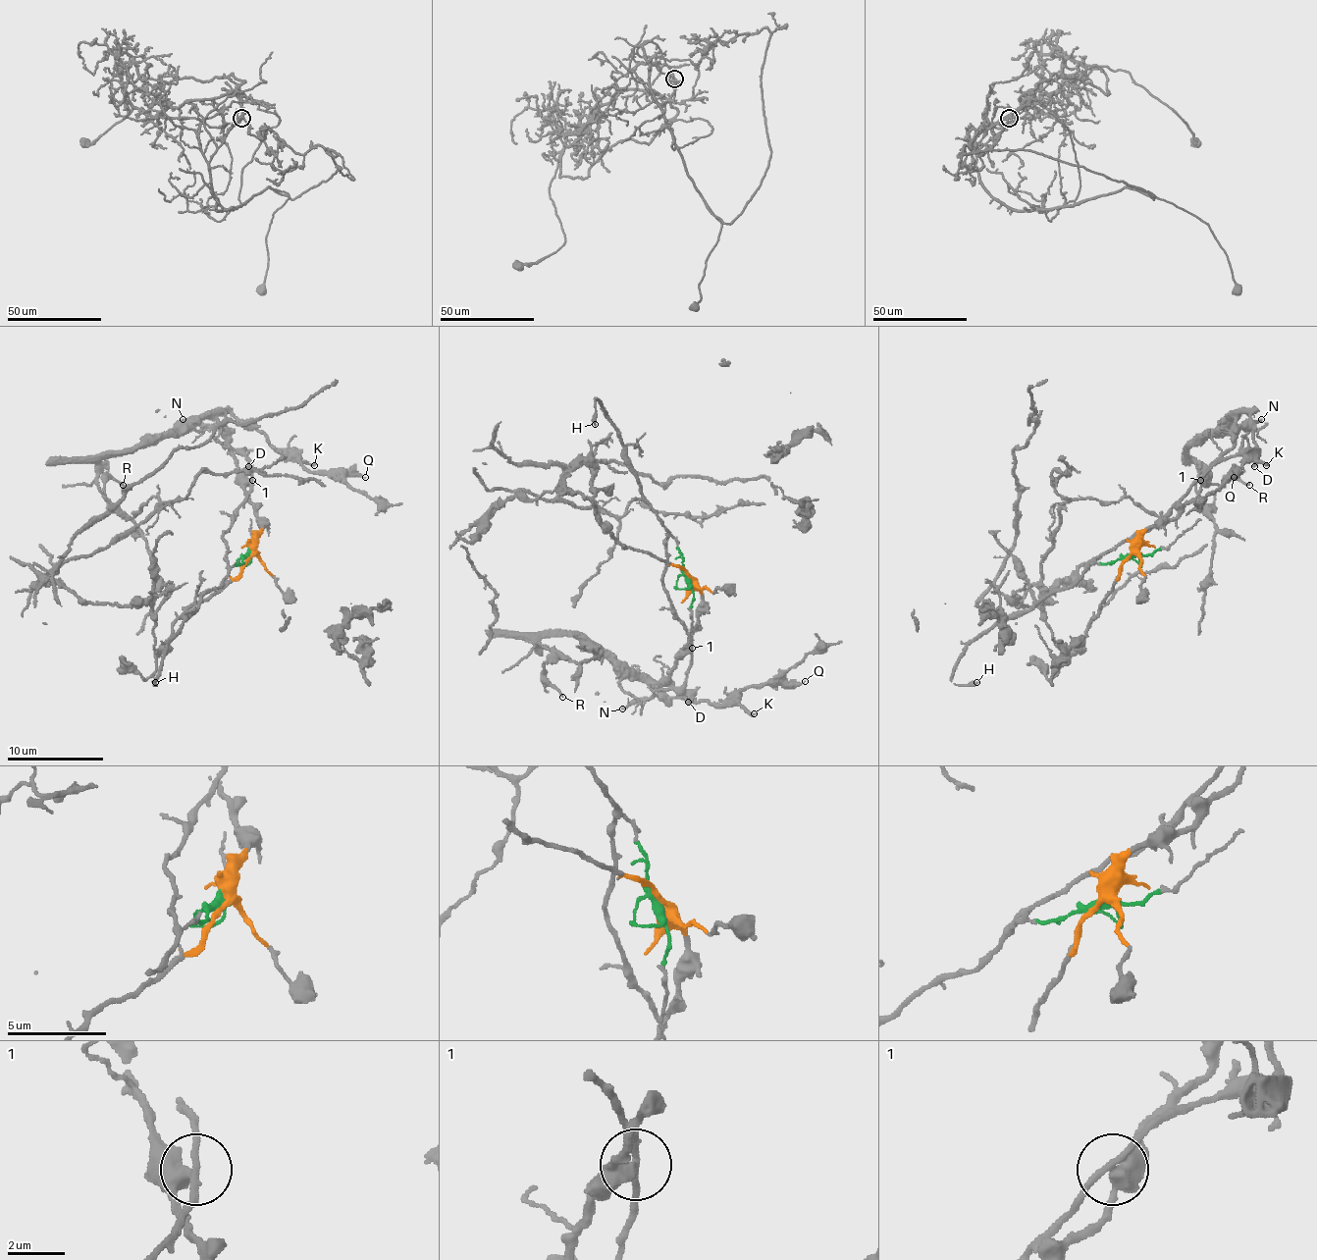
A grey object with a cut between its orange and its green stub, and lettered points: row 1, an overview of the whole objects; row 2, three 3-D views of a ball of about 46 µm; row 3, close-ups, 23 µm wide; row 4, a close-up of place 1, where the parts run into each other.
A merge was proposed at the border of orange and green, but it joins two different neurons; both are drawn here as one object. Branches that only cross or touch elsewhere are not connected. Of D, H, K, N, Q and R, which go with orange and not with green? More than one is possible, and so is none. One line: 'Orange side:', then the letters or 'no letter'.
Orange side: K, Q, R

